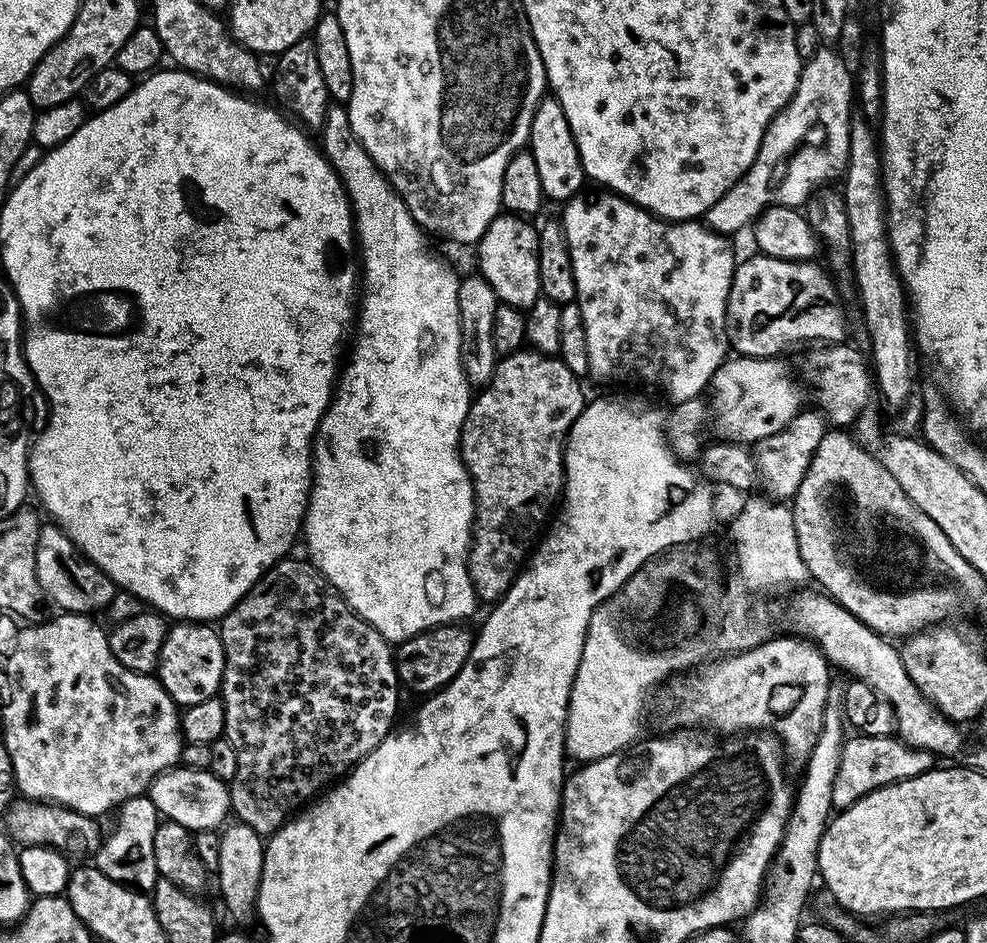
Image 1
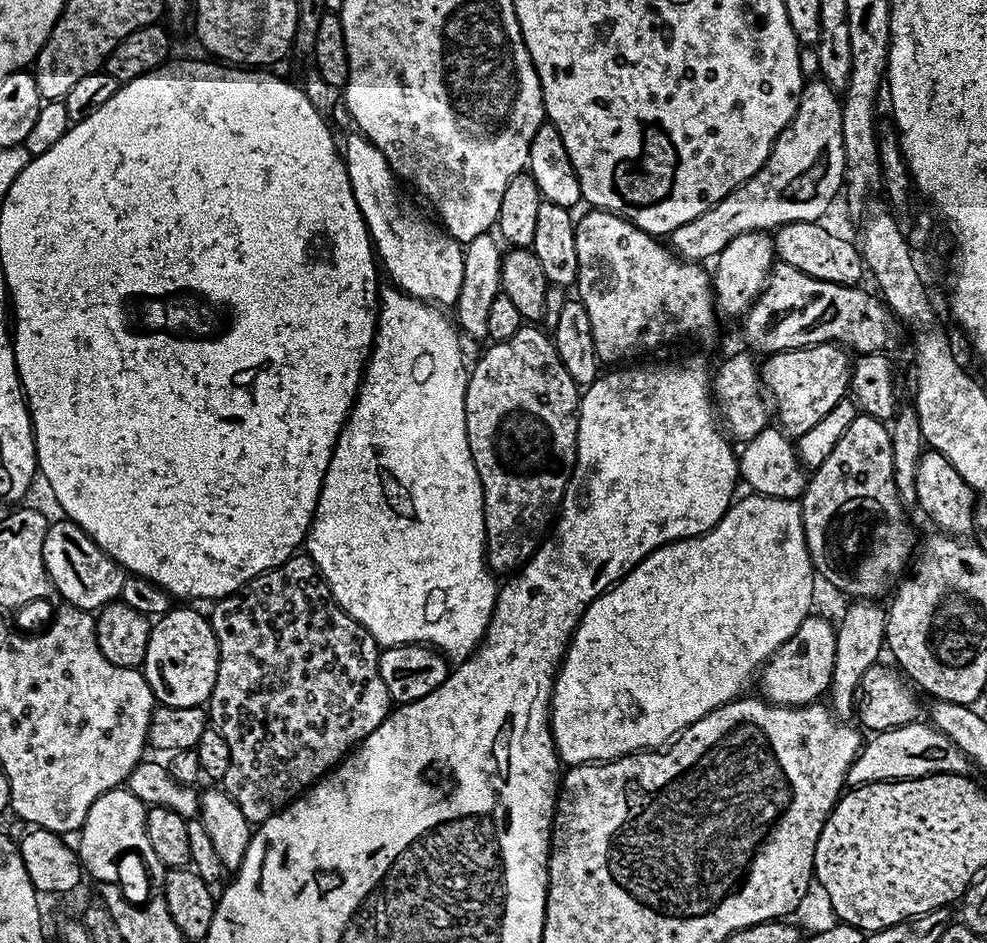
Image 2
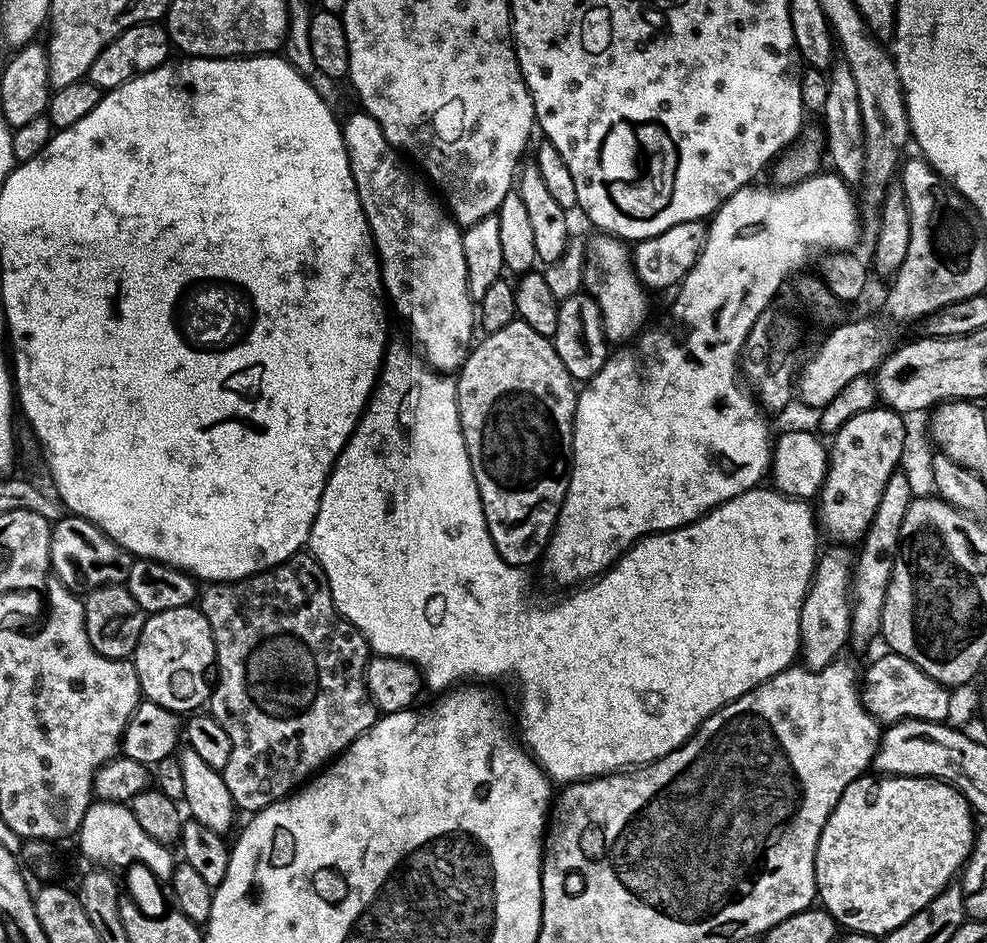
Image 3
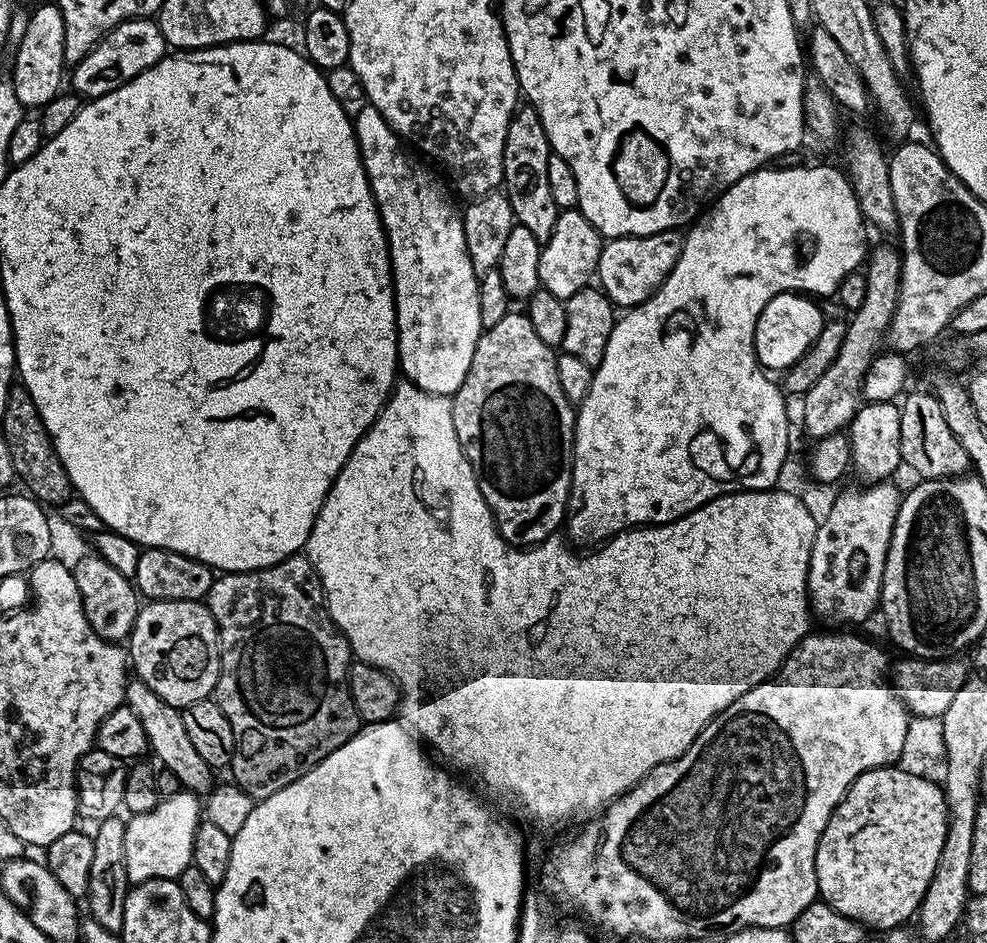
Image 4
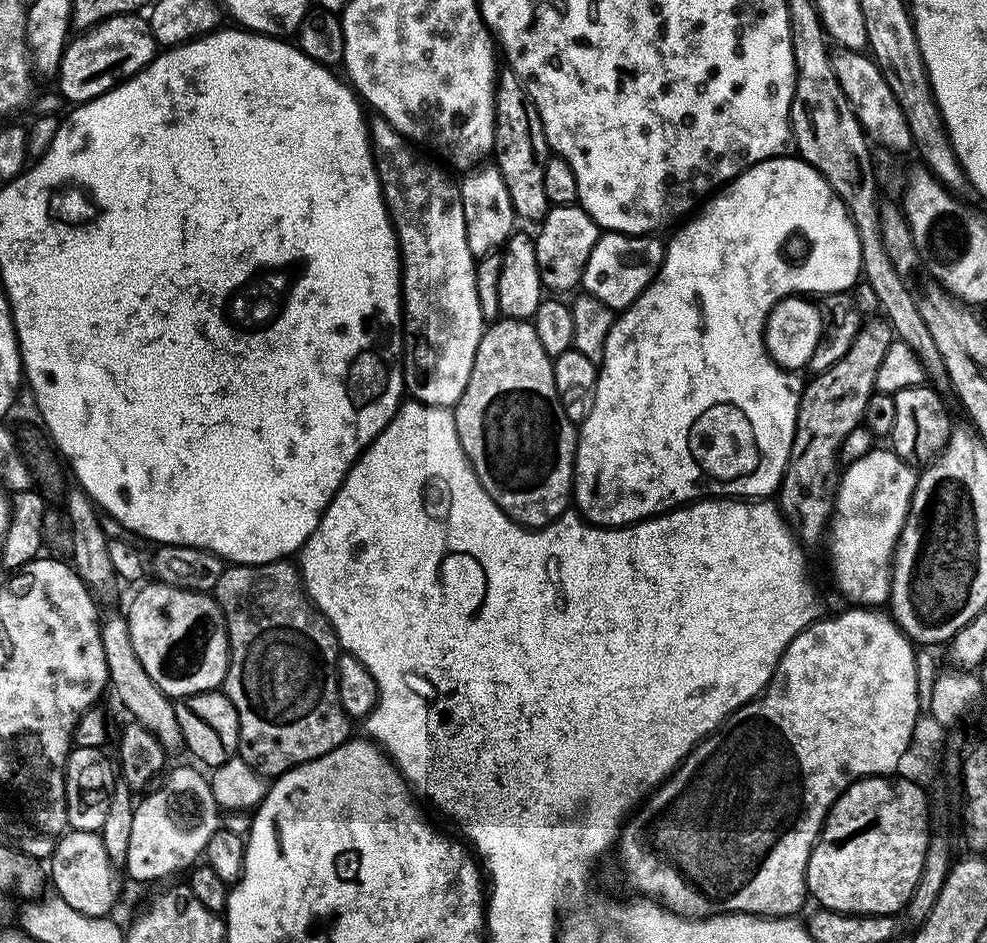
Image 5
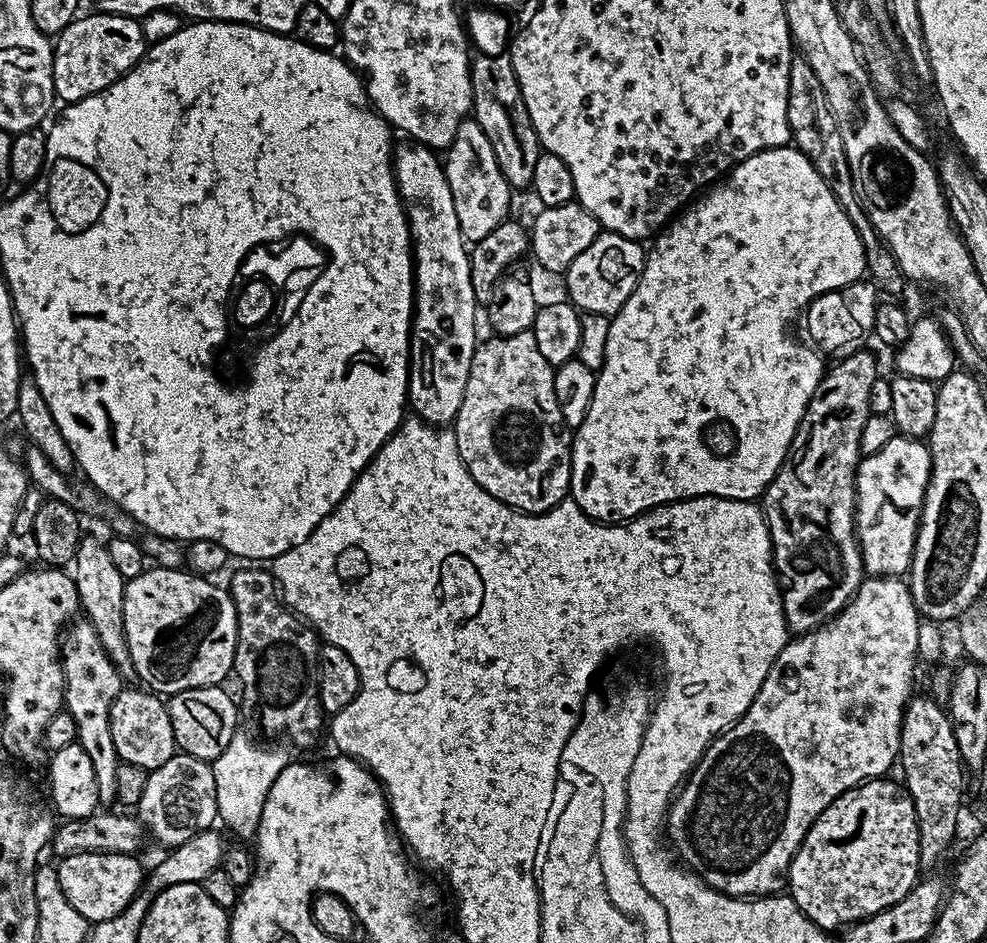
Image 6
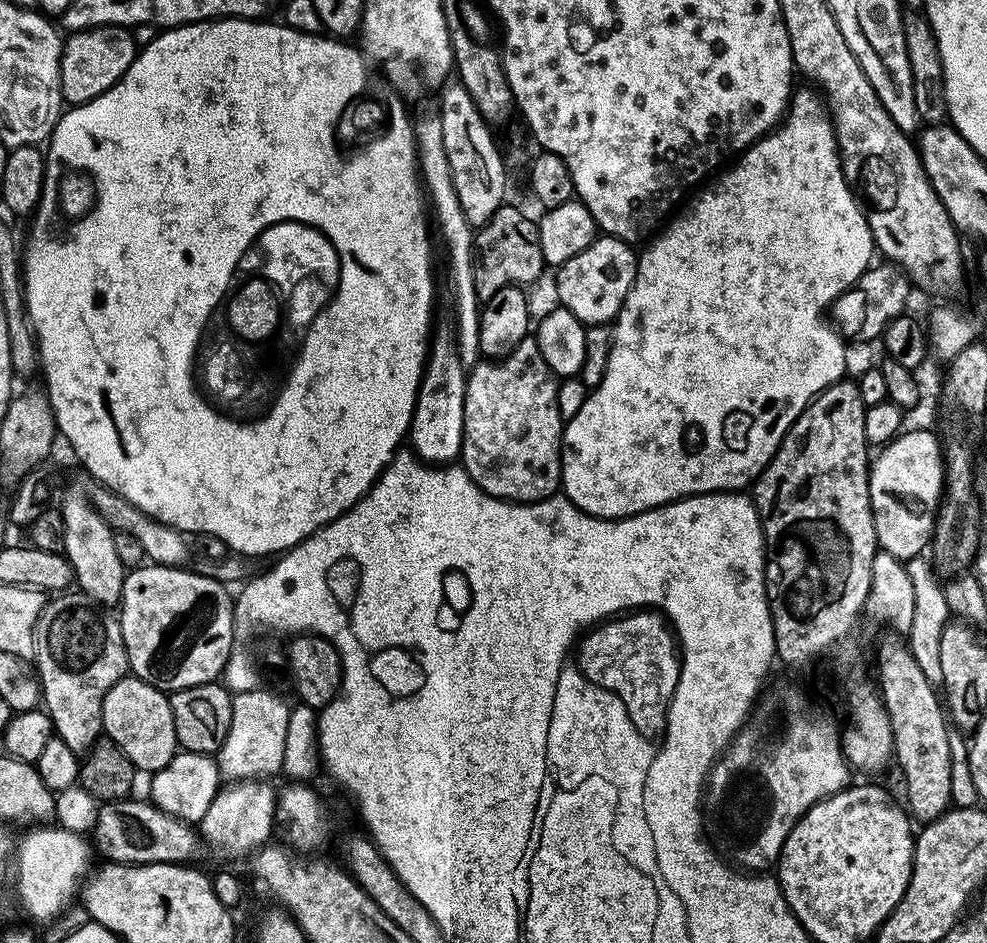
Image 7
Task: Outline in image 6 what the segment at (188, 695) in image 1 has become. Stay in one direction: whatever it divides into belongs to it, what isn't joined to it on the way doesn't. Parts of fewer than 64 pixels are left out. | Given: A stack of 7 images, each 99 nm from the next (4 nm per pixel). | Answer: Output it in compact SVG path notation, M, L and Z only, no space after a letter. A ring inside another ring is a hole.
M149 567L142 574L138 574L134 579L127 581L124 585L124 625L126 626L126 642L130 646L130 658L136 671L139 683L147 686L157 694L170 697L175 692L190 690L191 688L210 688L220 686L225 683L224 679L230 676L236 662L236 635L238 634L238 622L236 621L236 607L232 601L232 593L227 587L219 588L212 584L211 579L198 576L194 572L176 568L152 568Z

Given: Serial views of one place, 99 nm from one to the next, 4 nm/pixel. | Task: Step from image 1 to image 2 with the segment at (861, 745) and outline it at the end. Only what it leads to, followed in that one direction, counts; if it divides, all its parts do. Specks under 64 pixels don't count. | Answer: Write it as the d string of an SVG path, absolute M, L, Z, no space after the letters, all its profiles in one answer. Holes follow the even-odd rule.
M915 722L886 729L873 735L872 741L865 743L848 771L847 783L877 784L883 780L917 780L923 776L937 776L949 772L963 776L969 771L970 761L967 756L928 722Z

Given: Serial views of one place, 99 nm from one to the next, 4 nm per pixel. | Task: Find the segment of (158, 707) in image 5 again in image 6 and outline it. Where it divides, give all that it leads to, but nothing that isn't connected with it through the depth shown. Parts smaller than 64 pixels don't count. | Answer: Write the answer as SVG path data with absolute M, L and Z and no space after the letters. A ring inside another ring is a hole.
M81 539L77 546L75 568L74 579L83 615L94 626L98 634L98 642L102 642L106 654L112 659L116 669L120 671L121 677L135 677L136 671L130 658L130 646L126 642L126 626L124 625L124 585L126 581L122 574L118 574L114 562L110 562L110 554L105 541L103 539L101 541Z

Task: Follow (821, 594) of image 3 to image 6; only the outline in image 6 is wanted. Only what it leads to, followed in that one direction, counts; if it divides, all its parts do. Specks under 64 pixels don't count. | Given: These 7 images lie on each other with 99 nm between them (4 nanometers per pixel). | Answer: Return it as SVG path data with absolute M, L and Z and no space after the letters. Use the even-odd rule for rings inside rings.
M897 434L878 450L878 454L870 454L861 459L860 465L856 467L856 541L860 543L860 553L864 559L864 571L869 577L883 576L885 578L900 578L907 573L912 564L912 552L916 549L916 531L920 525L920 511L924 505L924 491L928 485L928 474L932 470L932 454L923 439Z

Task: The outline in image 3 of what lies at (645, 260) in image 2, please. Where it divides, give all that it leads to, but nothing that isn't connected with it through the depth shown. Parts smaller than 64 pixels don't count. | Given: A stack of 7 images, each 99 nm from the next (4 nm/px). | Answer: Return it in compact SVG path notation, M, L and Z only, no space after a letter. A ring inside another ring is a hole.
M596 234L592 244L590 240L584 253L583 291L592 296L594 302L598 302L598 310L602 310L604 332L608 335L609 341L631 341L639 336L645 325L649 323L649 289L640 283L630 263L629 245L618 236Z

